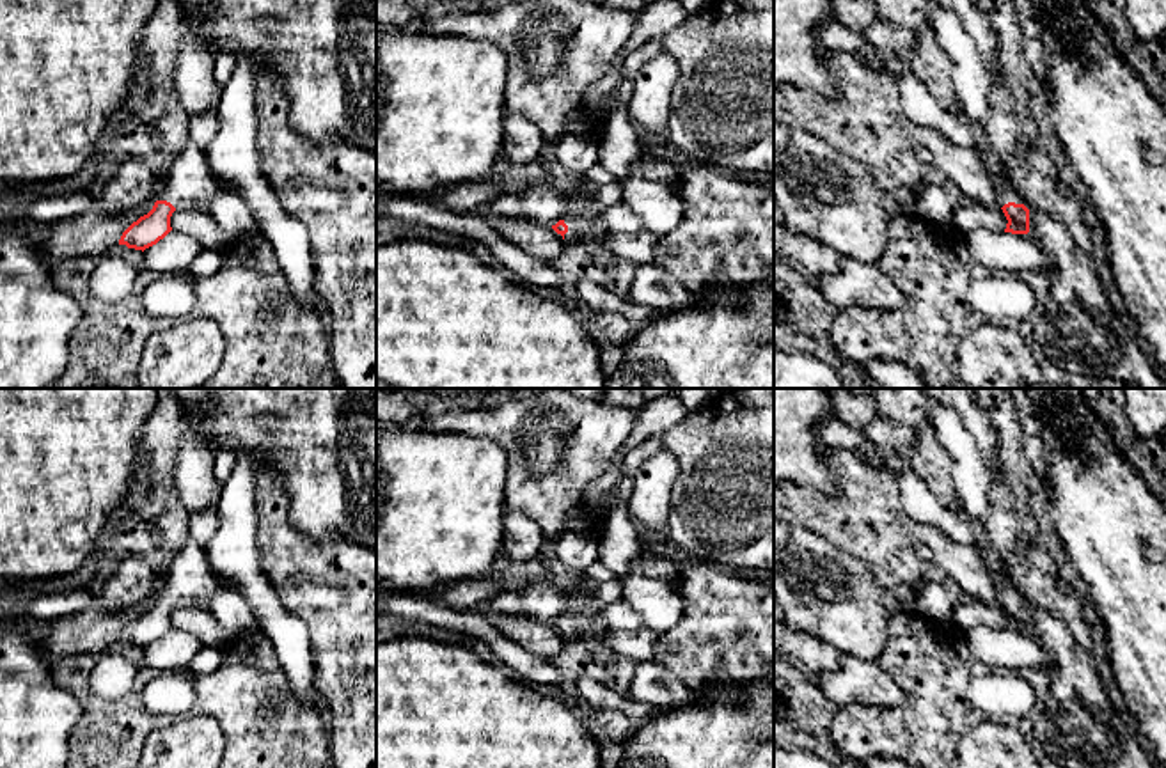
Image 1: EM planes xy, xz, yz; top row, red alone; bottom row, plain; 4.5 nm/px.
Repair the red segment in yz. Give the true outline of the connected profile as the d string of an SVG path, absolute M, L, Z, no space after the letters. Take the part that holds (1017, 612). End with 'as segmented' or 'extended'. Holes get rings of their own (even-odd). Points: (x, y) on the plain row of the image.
M987 552L985 557L997 585L997 603L1008 617L1004 630L1028 631L1029 607L1022 601L1019 589L1013 585L1010 569L992 553Z | extended

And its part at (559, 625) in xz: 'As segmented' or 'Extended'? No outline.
Extended

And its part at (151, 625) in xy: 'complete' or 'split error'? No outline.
split error

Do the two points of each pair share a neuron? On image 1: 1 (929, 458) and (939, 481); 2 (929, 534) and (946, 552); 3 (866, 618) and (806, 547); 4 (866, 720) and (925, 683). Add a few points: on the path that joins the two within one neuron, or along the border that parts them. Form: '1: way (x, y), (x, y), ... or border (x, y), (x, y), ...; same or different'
1: way (932, 463), (937, 476); same
2: way (932, 538), (943, 548); same
3: way (847, 603), (810, 566); same
4: way (882, 720), (897, 720), (918, 699); same

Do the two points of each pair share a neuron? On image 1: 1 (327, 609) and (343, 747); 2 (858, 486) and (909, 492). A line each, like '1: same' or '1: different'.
1: same
2: different

